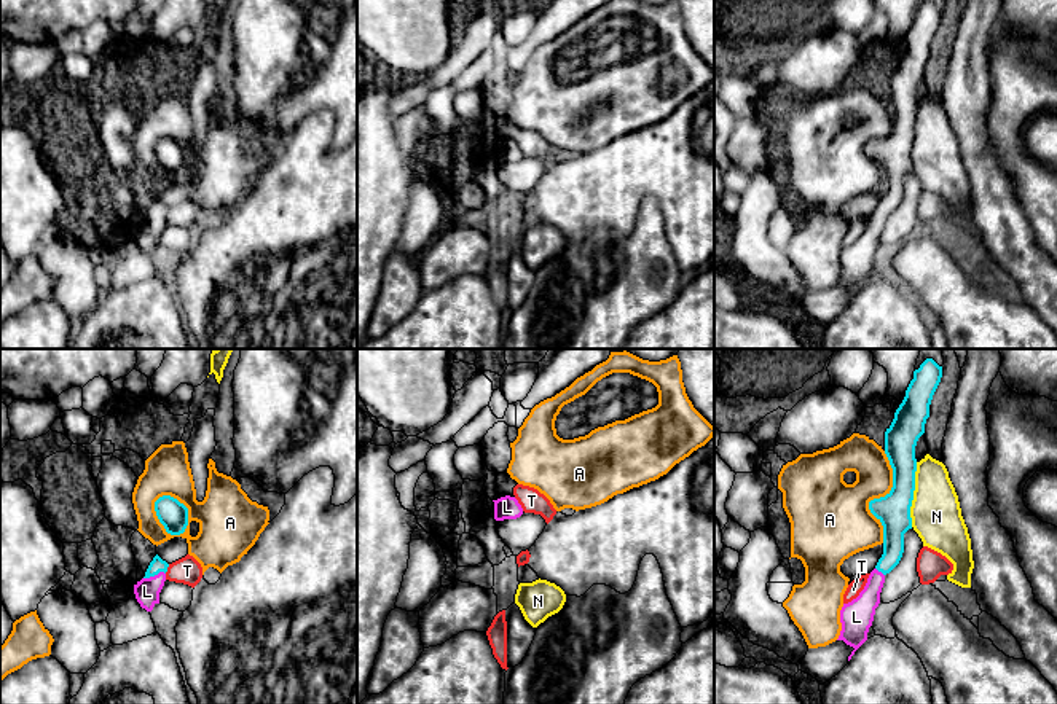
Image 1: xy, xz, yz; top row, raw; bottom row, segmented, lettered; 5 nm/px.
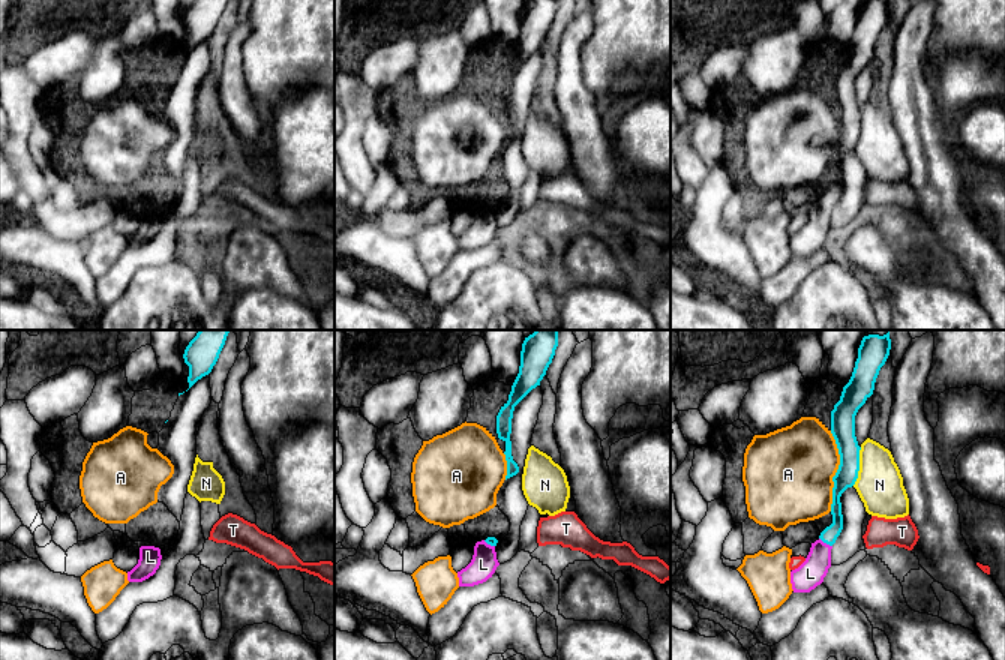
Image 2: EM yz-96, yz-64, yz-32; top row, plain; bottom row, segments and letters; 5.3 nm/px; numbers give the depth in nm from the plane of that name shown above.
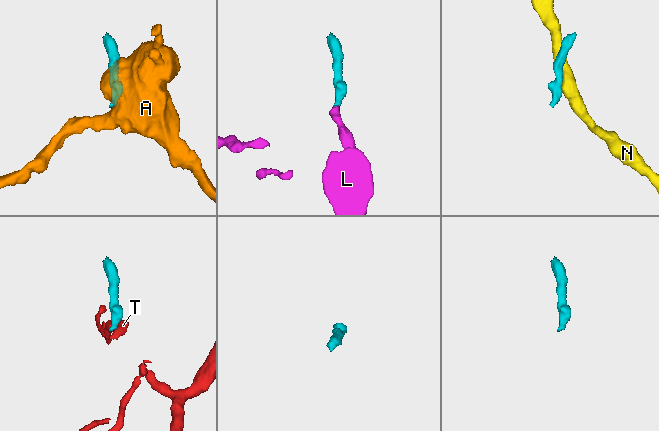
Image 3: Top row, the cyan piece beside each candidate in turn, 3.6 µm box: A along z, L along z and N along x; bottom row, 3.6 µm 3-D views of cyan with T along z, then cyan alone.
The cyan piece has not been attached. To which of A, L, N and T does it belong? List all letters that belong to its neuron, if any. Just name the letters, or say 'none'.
L

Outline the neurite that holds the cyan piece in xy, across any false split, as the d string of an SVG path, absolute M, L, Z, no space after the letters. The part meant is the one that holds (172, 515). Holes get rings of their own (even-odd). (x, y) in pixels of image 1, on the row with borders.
M163 495L155 502L155 511L166 532L180 535L188 526L188 508L171 495Z

